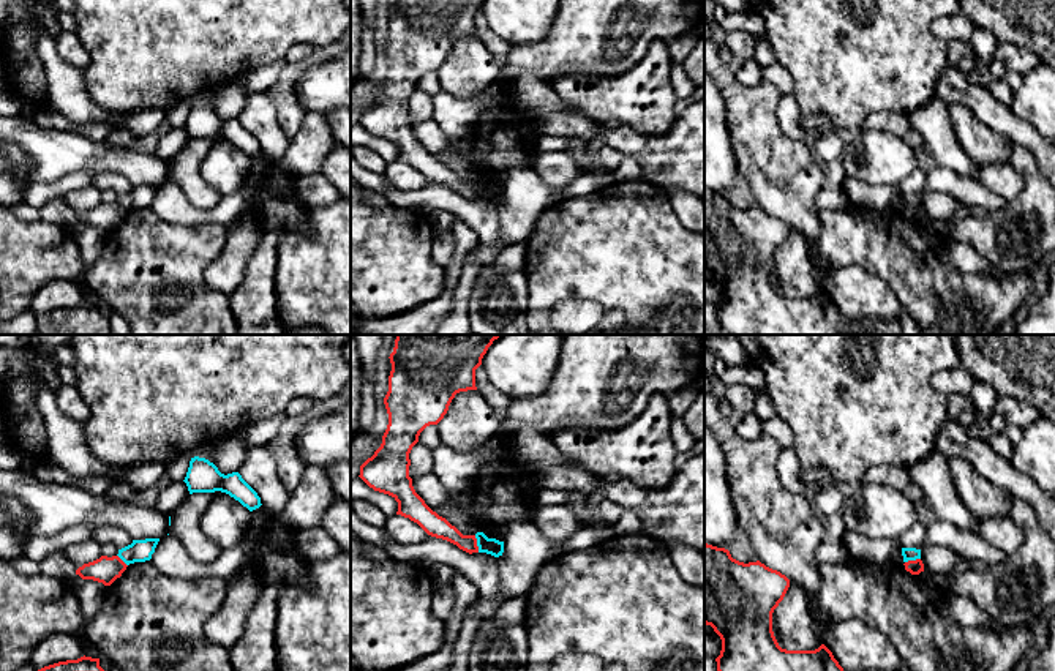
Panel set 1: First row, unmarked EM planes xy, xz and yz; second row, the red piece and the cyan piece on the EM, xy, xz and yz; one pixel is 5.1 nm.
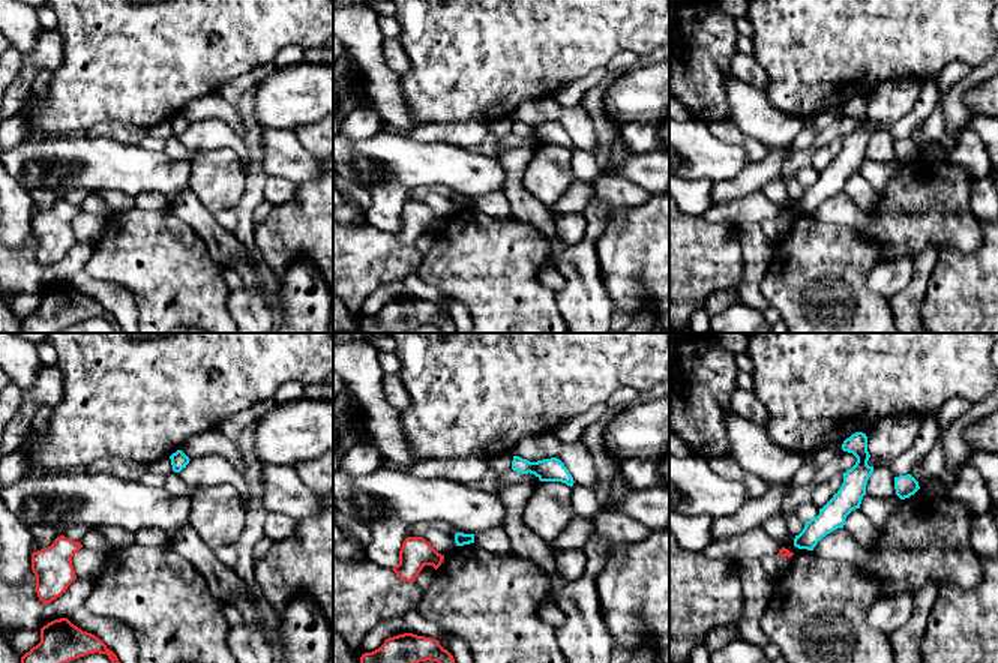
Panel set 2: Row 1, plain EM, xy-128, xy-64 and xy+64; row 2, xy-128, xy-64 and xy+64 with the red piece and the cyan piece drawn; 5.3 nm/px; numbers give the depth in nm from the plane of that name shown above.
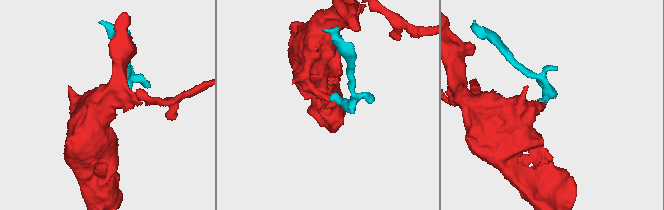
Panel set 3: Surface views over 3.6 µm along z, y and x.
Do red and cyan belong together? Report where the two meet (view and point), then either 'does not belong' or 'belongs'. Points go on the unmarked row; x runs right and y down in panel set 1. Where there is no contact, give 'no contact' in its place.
xz (476, 190) | does not belong

